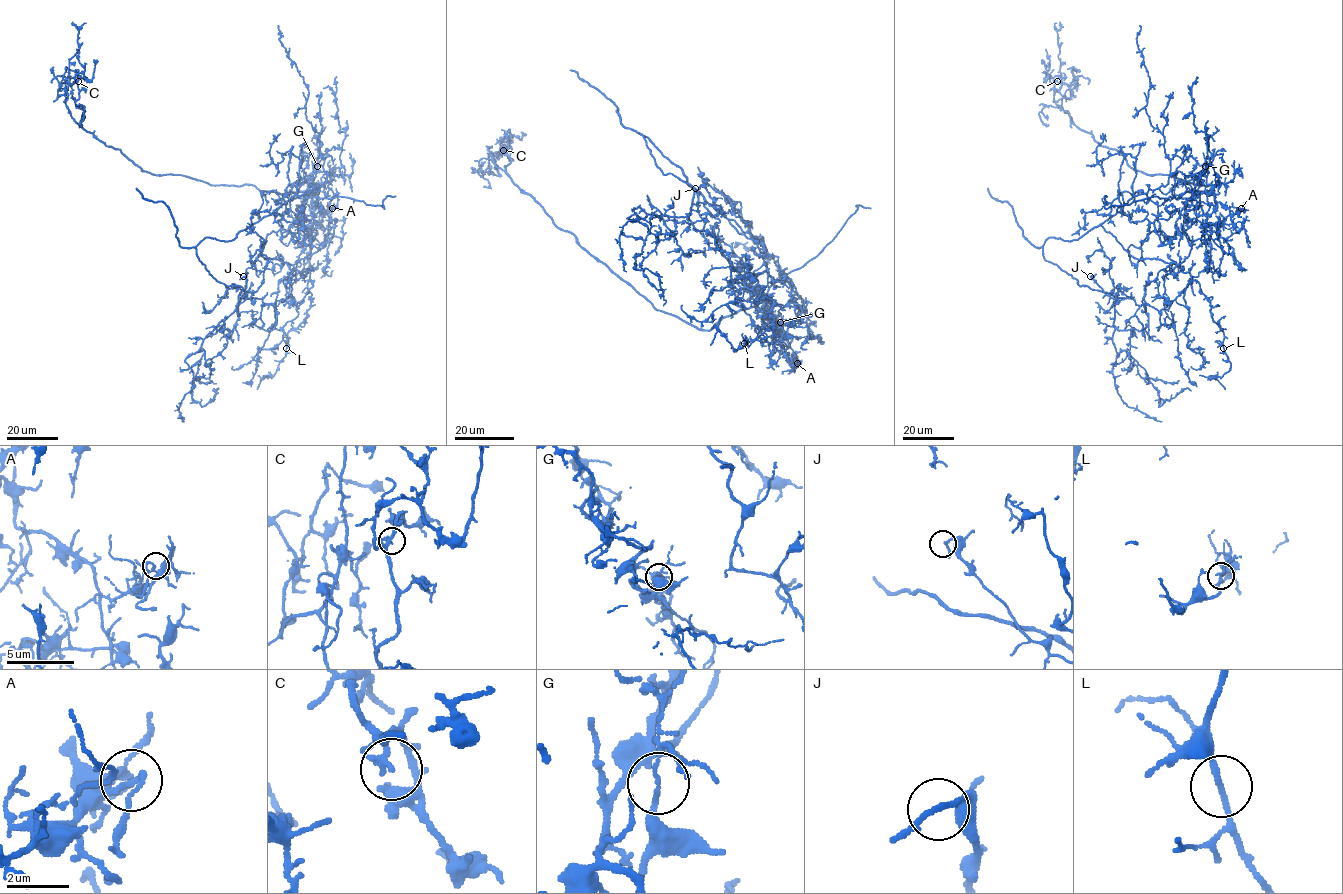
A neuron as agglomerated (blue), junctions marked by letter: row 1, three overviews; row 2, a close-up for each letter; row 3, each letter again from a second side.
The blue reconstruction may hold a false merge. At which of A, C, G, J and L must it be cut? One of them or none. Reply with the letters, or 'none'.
G

